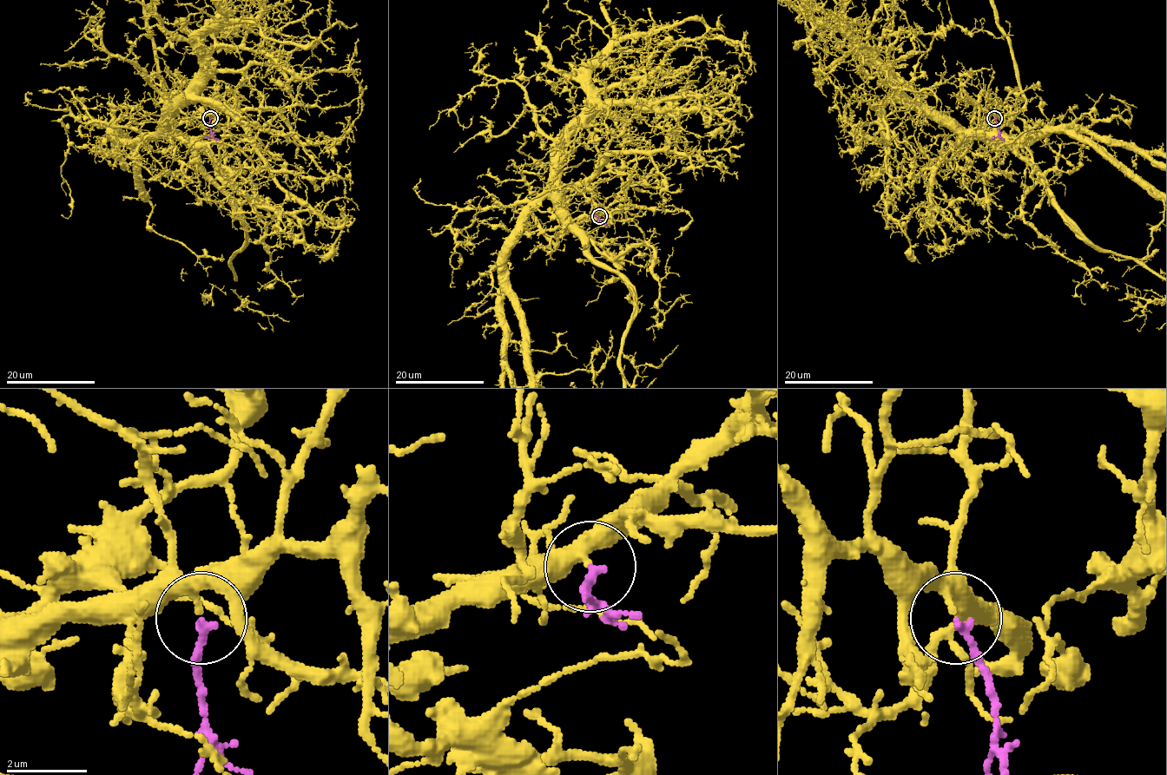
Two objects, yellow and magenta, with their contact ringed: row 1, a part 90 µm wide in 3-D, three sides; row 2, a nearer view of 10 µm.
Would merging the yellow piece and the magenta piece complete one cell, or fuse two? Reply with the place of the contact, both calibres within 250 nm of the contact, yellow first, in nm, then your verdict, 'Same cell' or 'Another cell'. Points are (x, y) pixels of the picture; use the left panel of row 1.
Place: (210, 118). Thickness 200 nm (yellow) against 190 nm. Same cell

